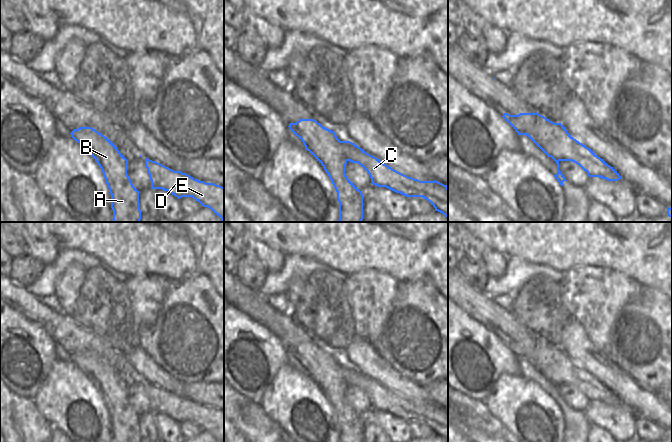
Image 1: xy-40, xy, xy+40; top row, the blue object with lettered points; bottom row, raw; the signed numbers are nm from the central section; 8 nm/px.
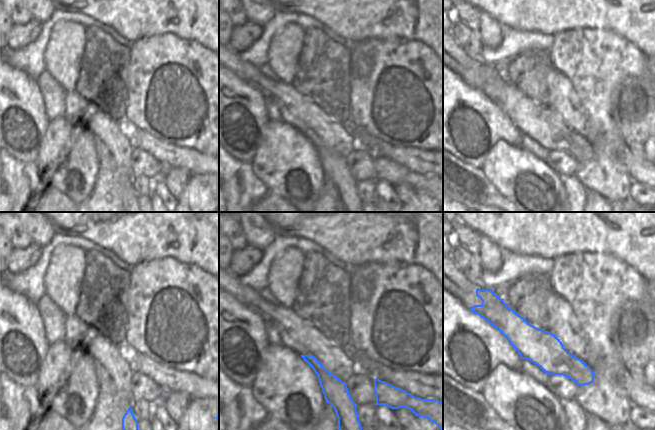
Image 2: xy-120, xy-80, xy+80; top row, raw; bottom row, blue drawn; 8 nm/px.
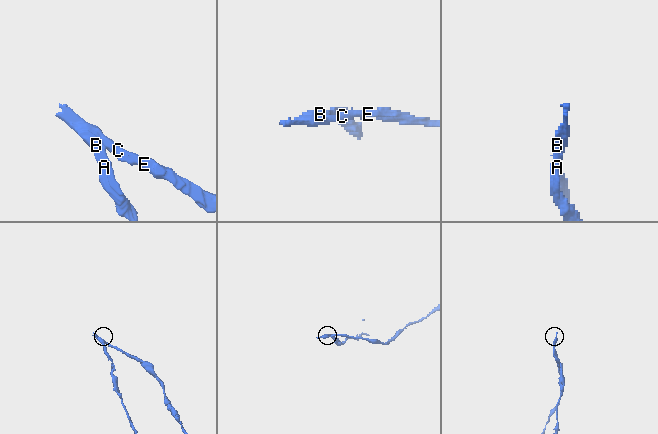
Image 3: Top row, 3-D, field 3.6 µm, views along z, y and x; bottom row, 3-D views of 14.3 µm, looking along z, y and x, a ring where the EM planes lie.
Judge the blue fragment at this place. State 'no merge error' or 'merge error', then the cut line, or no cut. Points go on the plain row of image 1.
merge error; cut xy+40 (518, 356), (533, 358), (536, 354), (538, 365), (552, 381)

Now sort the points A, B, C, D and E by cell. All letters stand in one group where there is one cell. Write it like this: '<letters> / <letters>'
A B / C D E

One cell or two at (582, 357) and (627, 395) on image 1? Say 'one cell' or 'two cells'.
one cell

